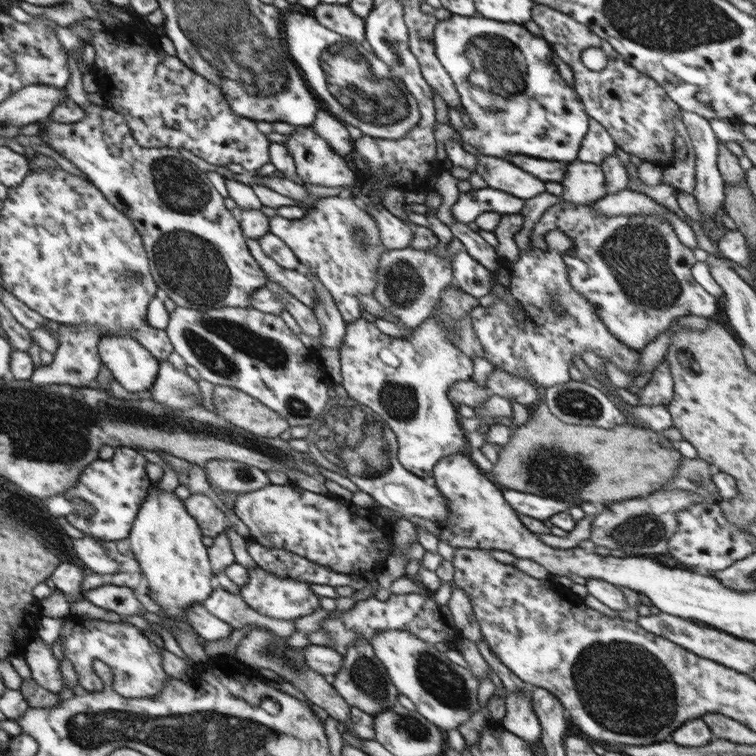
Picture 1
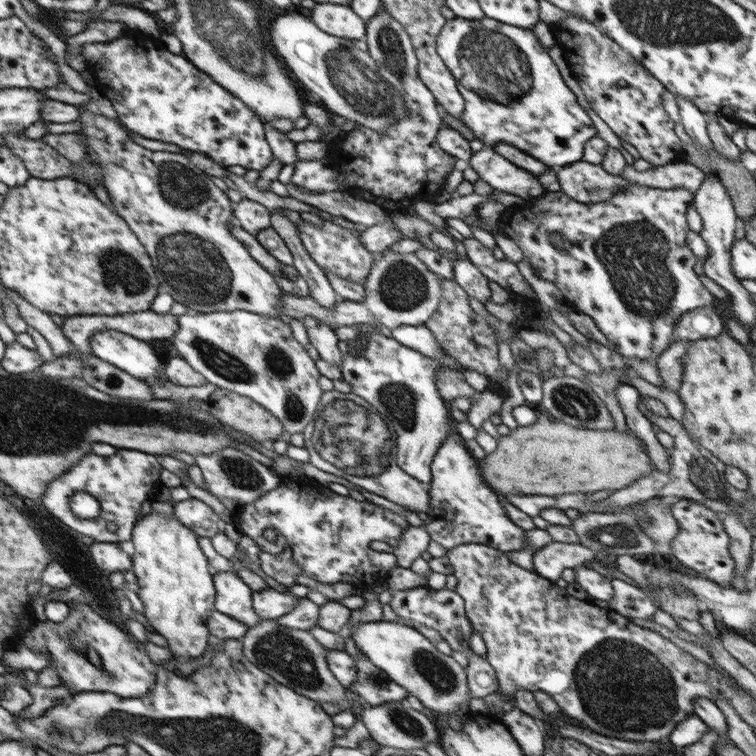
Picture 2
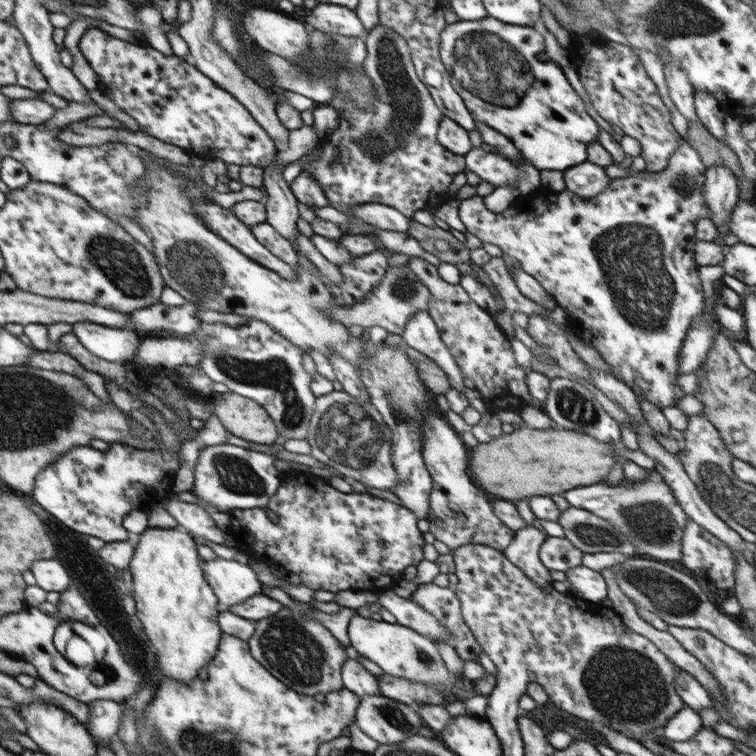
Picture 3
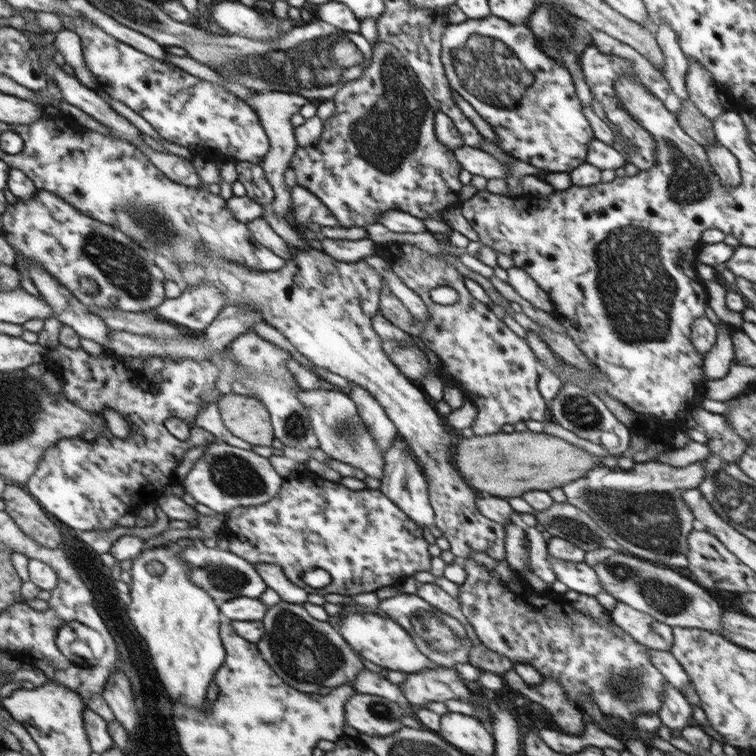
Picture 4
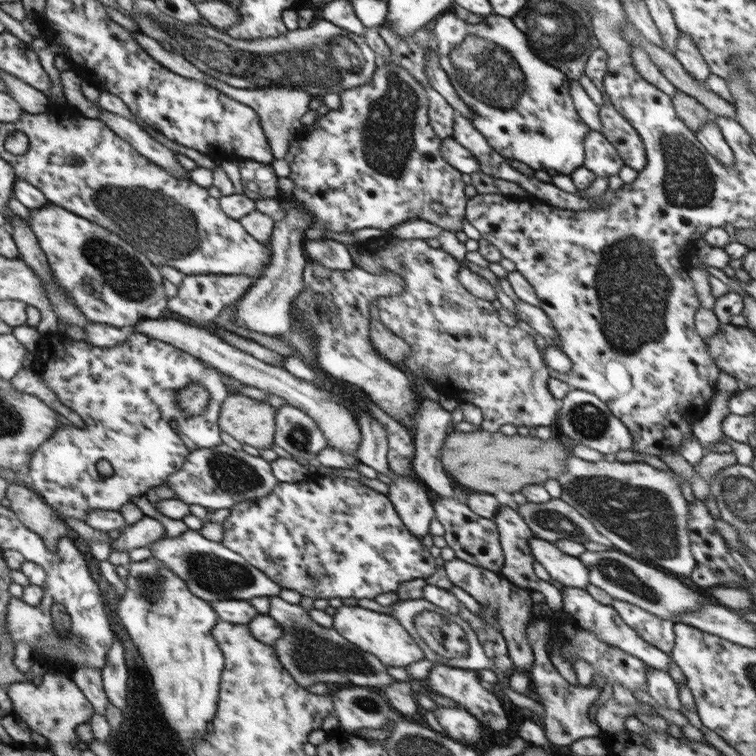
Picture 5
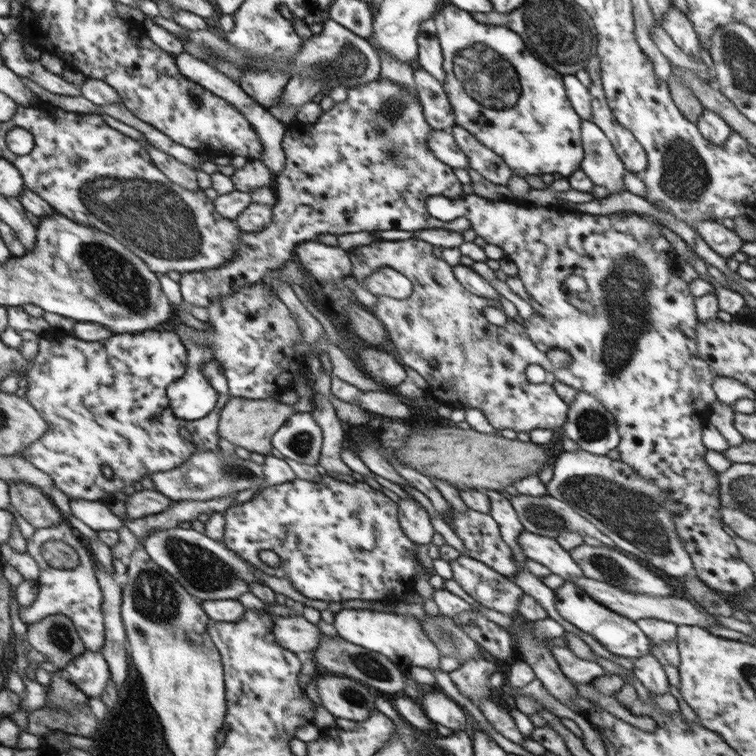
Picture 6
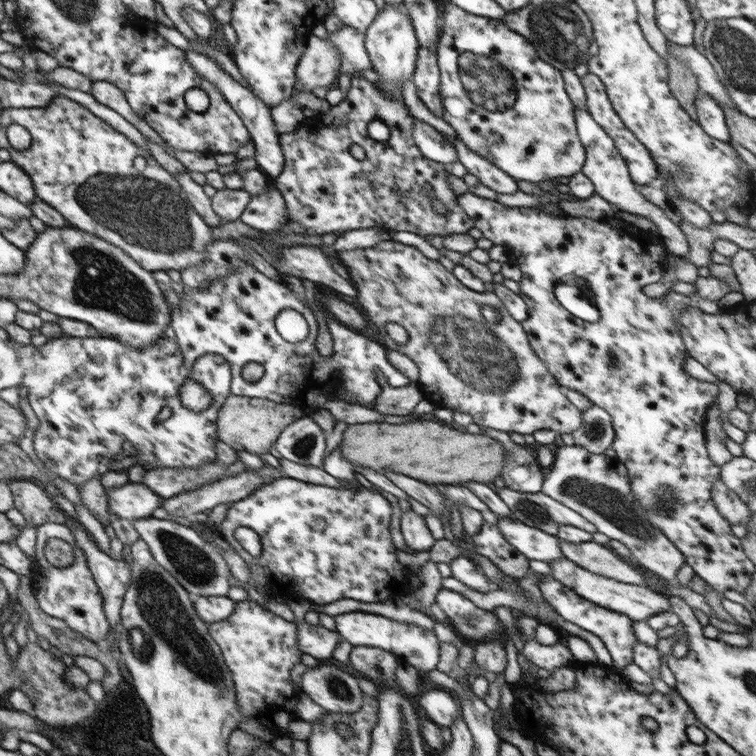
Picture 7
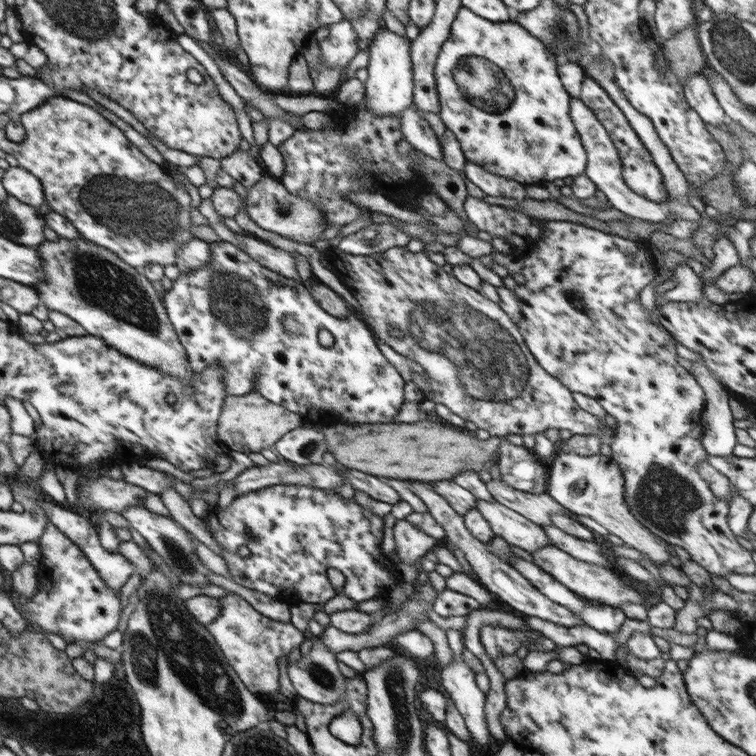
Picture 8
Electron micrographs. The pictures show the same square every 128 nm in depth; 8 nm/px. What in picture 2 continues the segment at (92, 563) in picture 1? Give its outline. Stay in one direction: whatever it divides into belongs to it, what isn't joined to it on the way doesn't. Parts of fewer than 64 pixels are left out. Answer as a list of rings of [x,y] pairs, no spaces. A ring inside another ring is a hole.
[[[96,542],[90,545],[90,554],[98,568],[111,572],[126,572],[132,568],[128,552],[114,542]]]

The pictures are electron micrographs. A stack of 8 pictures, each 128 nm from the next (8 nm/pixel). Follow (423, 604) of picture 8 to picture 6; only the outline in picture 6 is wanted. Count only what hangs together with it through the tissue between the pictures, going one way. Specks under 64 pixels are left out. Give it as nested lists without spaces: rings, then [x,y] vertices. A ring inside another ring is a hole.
[[[272,614],[274,640],[292,652],[314,653],[320,641],[320,630],[303,615],[282,617]]]

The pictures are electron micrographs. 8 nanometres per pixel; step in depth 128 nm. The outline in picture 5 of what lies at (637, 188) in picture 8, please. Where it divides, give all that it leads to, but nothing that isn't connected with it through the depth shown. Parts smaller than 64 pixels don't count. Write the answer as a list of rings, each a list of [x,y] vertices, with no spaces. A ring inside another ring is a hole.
[[[601,48],[594,50],[586,61],[585,75],[592,80],[603,96],[603,105],[599,107],[602,119],[602,134],[609,139],[624,164],[638,173],[644,170],[647,163],[647,152],[636,129],[626,121],[624,115],[612,105],[608,93],[604,90],[603,80],[607,74],[607,53]]]

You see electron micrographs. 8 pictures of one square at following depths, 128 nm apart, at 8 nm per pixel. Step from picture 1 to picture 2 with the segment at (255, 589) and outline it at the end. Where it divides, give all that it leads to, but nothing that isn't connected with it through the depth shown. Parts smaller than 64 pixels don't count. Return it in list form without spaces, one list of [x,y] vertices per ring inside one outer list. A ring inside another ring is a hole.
[[[270,583],[266,589],[253,591],[251,596],[252,608],[262,620],[284,616],[298,604],[298,597],[290,592],[290,588]]]

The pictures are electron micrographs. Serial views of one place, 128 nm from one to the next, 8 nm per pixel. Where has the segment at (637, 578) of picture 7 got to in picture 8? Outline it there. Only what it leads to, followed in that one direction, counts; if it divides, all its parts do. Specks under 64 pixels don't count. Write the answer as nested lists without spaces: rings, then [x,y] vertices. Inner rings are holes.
[[[555,525],[546,526],[543,530],[546,532],[552,545],[567,552],[570,556],[574,556],[574,558],[578,558],[582,562],[588,562],[588,564],[594,564],[607,569],[610,568],[610,563],[606,559],[607,556],[602,553],[598,543],[579,540],[578,538],[569,536]]]

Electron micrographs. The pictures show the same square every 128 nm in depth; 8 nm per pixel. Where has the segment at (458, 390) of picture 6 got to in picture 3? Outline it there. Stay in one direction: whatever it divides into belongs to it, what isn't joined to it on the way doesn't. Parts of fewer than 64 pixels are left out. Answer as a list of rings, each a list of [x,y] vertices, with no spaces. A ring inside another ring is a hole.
[[[411,257],[406,265],[416,273],[416,278],[430,289],[428,312],[438,327],[440,338],[460,367],[462,376],[472,378],[476,391],[479,391],[484,399],[487,416],[482,417],[479,424],[472,425],[471,434],[482,444],[498,438],[503,431],[496,413],[500,411],[518,413],[528,406],[534,408],[532,396],[525,384],[526,372],[518,366],[510,340],[506,338],[494,316],[480,308],[460,284],[444,281],[436,266],[421,257]]]

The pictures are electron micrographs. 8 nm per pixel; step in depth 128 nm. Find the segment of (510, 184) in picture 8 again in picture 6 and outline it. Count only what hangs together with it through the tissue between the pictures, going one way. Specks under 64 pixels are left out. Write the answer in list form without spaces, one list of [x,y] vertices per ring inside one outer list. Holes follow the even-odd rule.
[[[455,124],[452,130],[449,131],[453,134],[460,150],[464,151],[464,154],[468,157],[469,168],[482,174],[493,184],[505,186],[509,182],[512,175],[514,175],[514,171],[506,165],[502,157],[480,143],[474,135],[471,135],[460,125]]]

